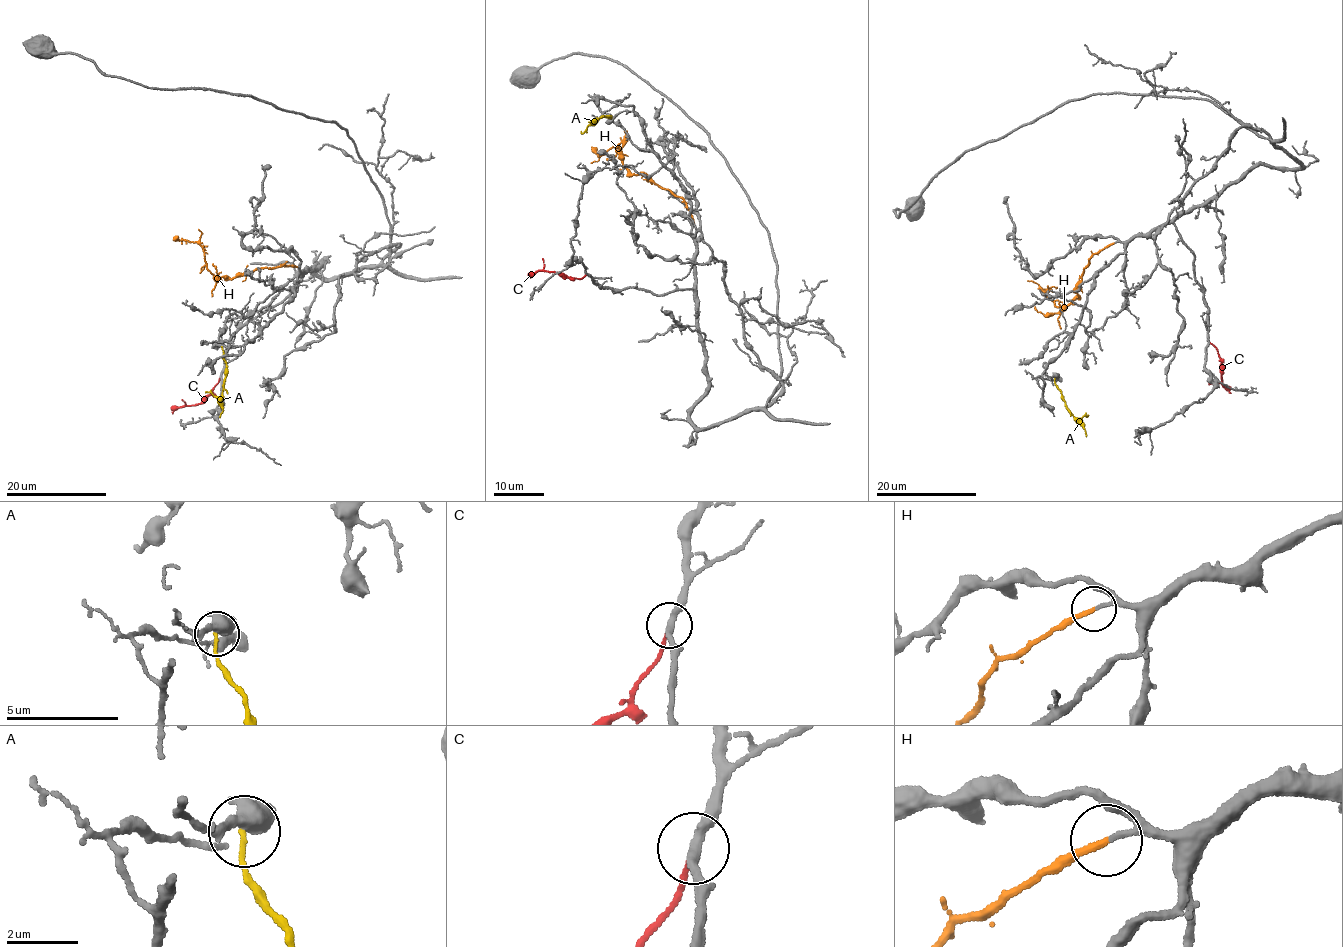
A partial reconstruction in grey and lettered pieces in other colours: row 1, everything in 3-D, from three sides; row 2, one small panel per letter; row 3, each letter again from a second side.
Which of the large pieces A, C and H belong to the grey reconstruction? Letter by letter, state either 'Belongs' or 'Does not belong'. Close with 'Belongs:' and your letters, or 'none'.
A: Does not belong
C: Belongs
H: Belongs
Belongs: C, H

